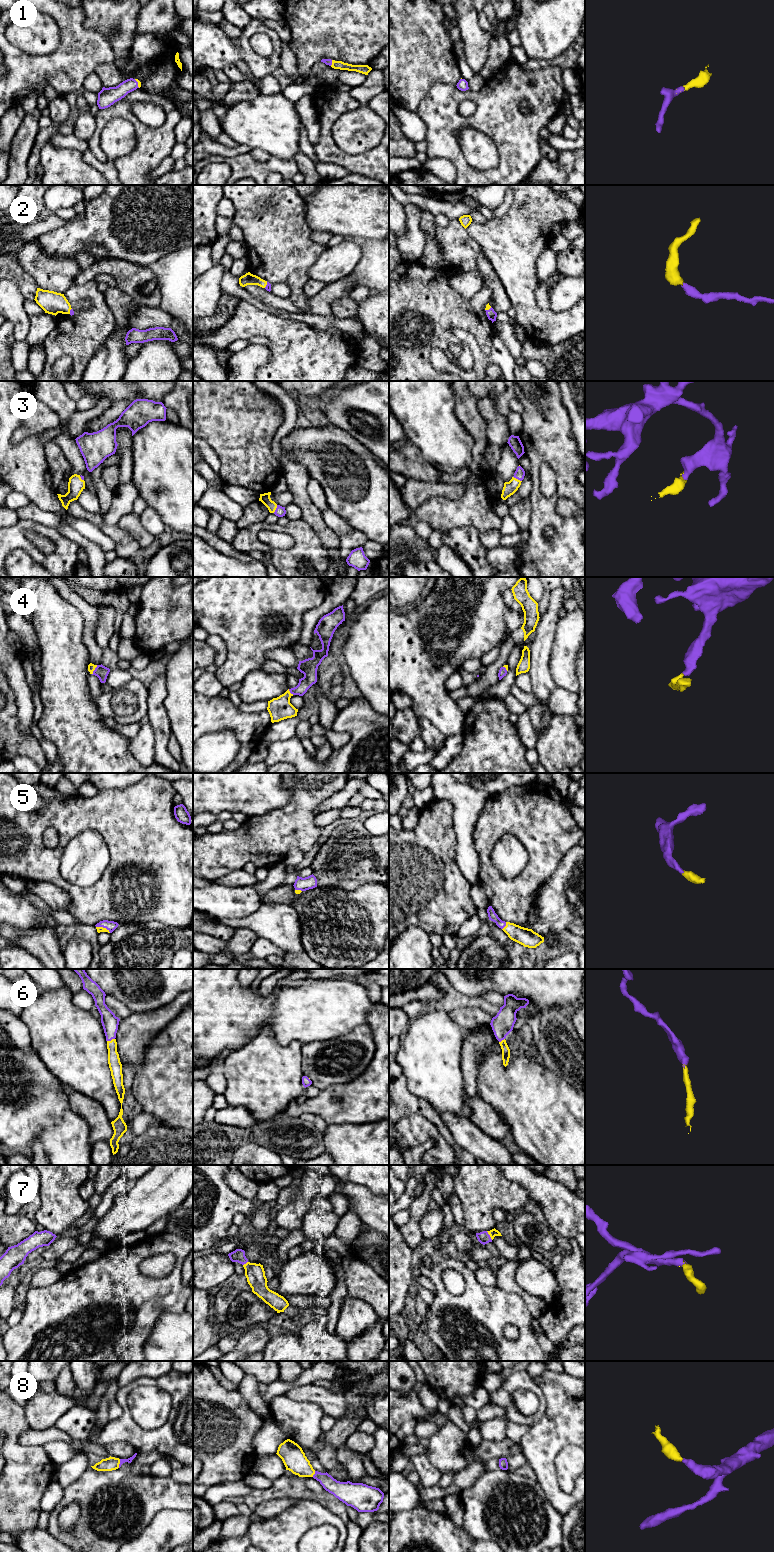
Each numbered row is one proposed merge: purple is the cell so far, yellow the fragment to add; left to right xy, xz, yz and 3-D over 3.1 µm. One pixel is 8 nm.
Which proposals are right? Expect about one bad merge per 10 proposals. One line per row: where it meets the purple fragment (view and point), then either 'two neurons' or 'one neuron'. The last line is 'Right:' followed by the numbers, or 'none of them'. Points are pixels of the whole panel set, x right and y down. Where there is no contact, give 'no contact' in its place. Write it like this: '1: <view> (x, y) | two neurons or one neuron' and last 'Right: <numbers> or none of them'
1: xy (137, 83) | one neuron
2: yz (489, 309) | one neuron
3: yz (517, 478) | one neuron
4: xy (94, 670) | one neuron
5: yz (505, 925) | one neuron
6: xy (110, 1040) | one neuron
7: yz (489, 1235) | one neuron
8: xy (120, 1463) | one neuron
Right: 1, 2, 3, 4, 5, 6, 7, 8

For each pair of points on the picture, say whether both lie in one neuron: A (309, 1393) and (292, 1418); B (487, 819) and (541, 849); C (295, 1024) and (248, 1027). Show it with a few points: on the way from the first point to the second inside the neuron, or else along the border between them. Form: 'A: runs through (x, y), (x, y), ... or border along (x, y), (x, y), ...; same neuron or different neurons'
A: border along (284, 1393), (293, 1400), (315, 1403), (324, 1414); different neurons
B: runs through (500, 819), (511, 819), (528, 836); same neuron
C: runs through (283, 1020), (260, 1020); same neuron

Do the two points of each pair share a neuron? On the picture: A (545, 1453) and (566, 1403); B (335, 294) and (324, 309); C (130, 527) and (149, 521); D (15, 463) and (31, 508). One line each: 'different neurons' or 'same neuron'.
A: same neuron
B: same neuron
C: different neurons
D: different neurons

